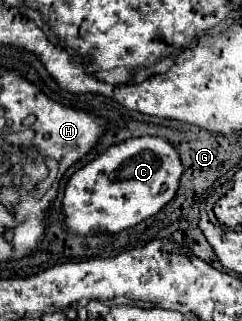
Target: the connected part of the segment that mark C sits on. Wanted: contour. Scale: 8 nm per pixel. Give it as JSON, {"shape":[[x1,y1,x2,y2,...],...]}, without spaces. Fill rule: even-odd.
{"shape":[[143,136,123,140,79,168,65,184,61,202,63,226,69,234,85,236,93,230,117,234,157,214,177,192,183,164,177,150,163,138]]}

